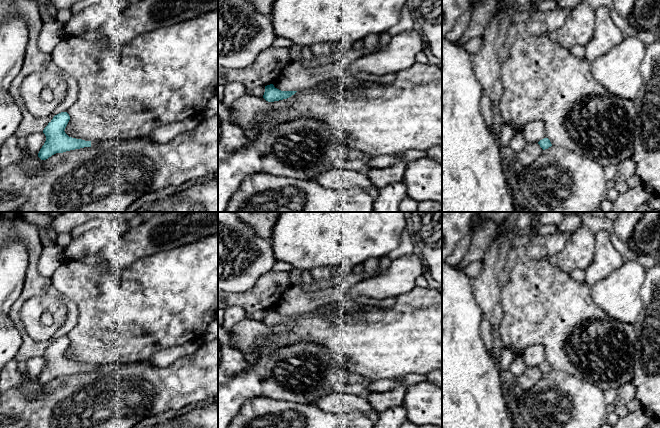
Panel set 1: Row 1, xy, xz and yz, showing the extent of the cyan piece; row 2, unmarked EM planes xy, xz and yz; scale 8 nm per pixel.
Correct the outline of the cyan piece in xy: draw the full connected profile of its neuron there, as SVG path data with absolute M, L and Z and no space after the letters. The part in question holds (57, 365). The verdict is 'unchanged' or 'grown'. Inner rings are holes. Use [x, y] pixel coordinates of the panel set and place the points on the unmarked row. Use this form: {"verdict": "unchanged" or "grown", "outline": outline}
{"verdict": "grown", "outline": "M61 336L55 339L44 352L43 357L46 360L46 365L38 377L41 384L46 384L56 377L84 371L96 371L101 367L101 365L85 365L69 361L64 355L69 344L69 338Z"}

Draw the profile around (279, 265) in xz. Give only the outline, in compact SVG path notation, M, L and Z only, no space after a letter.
M277 261L275 265L272 268L272 271L286 271L289 272L291 269L293 269L293 266L287 262L284 261Z

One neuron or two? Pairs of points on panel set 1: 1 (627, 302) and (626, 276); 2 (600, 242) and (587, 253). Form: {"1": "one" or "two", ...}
{"1": "one", "2": "two"}

